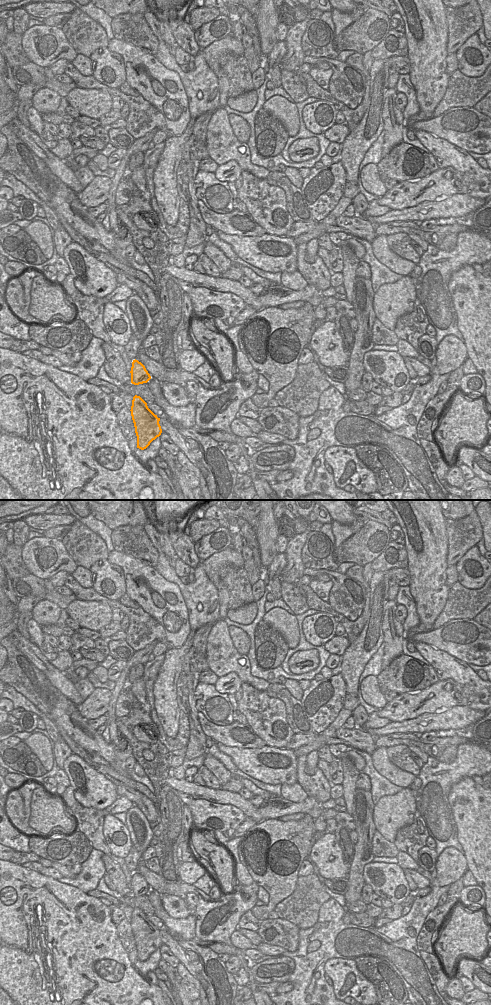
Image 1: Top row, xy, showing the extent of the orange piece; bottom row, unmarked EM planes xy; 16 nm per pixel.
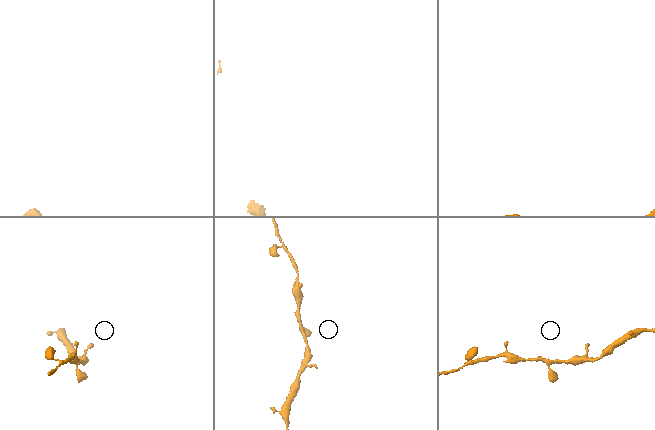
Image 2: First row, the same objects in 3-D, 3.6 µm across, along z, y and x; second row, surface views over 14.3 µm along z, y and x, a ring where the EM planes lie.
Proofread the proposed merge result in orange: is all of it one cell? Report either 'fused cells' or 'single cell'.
single cell

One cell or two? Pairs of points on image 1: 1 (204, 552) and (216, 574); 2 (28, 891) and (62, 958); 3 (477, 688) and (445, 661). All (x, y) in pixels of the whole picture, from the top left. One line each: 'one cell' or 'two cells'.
1: two cells
2: one cell
3: one cell

